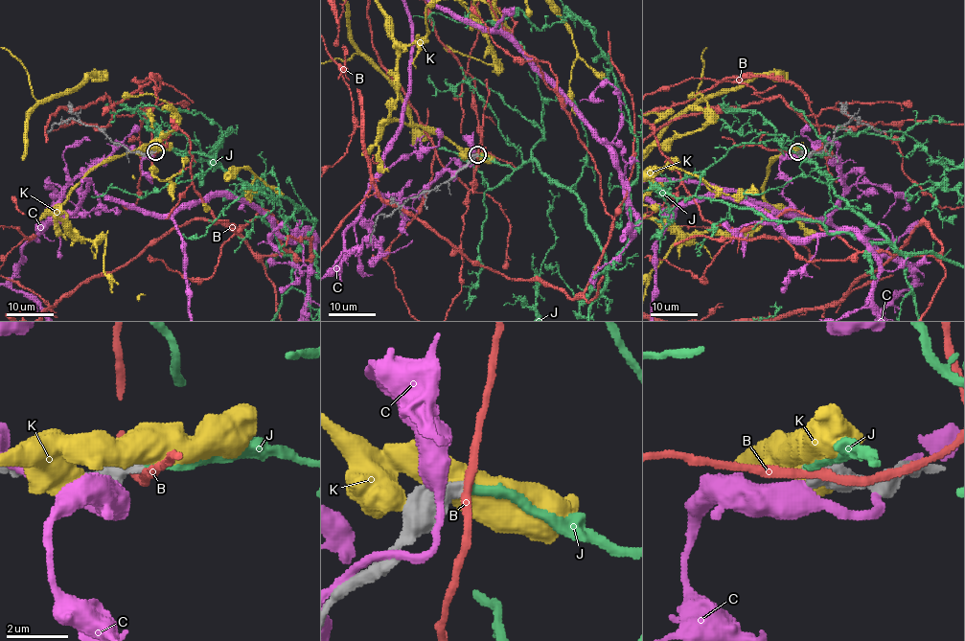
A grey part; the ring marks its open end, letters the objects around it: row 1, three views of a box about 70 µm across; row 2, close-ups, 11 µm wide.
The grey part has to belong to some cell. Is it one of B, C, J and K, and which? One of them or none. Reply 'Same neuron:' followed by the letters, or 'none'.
Same neuron: J

